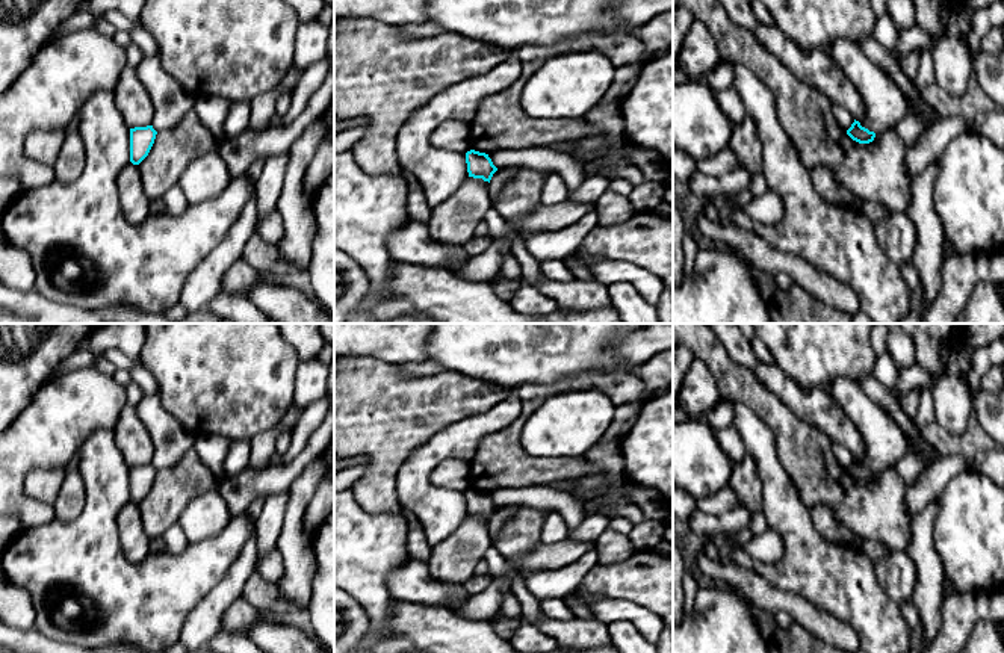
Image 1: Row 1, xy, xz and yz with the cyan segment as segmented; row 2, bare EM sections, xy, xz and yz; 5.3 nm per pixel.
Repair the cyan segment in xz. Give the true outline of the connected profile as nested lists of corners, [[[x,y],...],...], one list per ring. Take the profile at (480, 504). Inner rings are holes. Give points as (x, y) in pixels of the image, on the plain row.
[[[475,488],[466,491],[466,502],[469,515],[482,517],[484,520],[488,521],[493,512],[497,509],[488,493]]]

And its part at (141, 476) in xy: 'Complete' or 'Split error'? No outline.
Complete

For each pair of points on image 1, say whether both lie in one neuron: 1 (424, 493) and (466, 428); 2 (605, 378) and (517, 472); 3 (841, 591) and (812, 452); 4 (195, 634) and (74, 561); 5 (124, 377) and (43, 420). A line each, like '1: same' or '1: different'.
1: same
2: same
3: different
4: different
5: different

